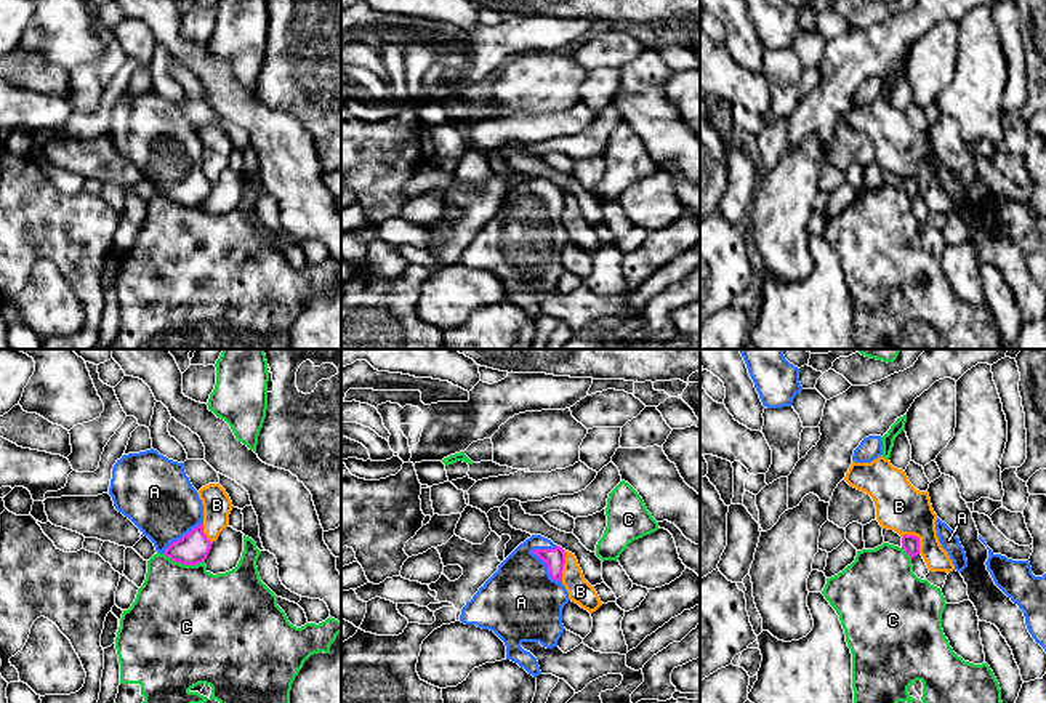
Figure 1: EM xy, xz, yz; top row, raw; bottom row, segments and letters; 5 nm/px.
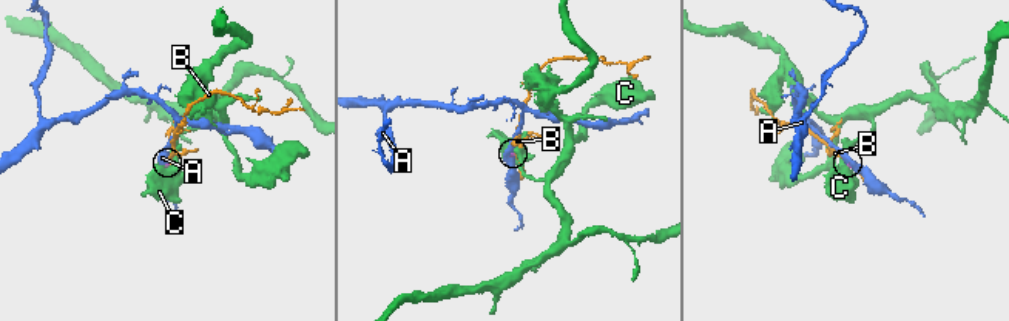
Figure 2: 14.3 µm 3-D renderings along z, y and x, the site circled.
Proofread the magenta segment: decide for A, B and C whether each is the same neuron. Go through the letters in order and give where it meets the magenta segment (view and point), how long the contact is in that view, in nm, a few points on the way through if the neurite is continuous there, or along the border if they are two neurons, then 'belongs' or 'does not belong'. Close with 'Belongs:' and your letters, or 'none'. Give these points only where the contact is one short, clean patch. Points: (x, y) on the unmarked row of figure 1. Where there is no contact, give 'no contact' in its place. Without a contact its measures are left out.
A: xz (548, 210) | 220 nm | across xz (555, 200), (548, 210), (521, 244) | belongs
B: yz (918, 180) | 130 nm | along yz (904, 175), (913, 175), (918, 180), (920, 194) | does not belong
C: xy (185, 205) | 220 nm | along xy (164, 194), (185, 205), (204, 202) | does not belong
Belongs: A

